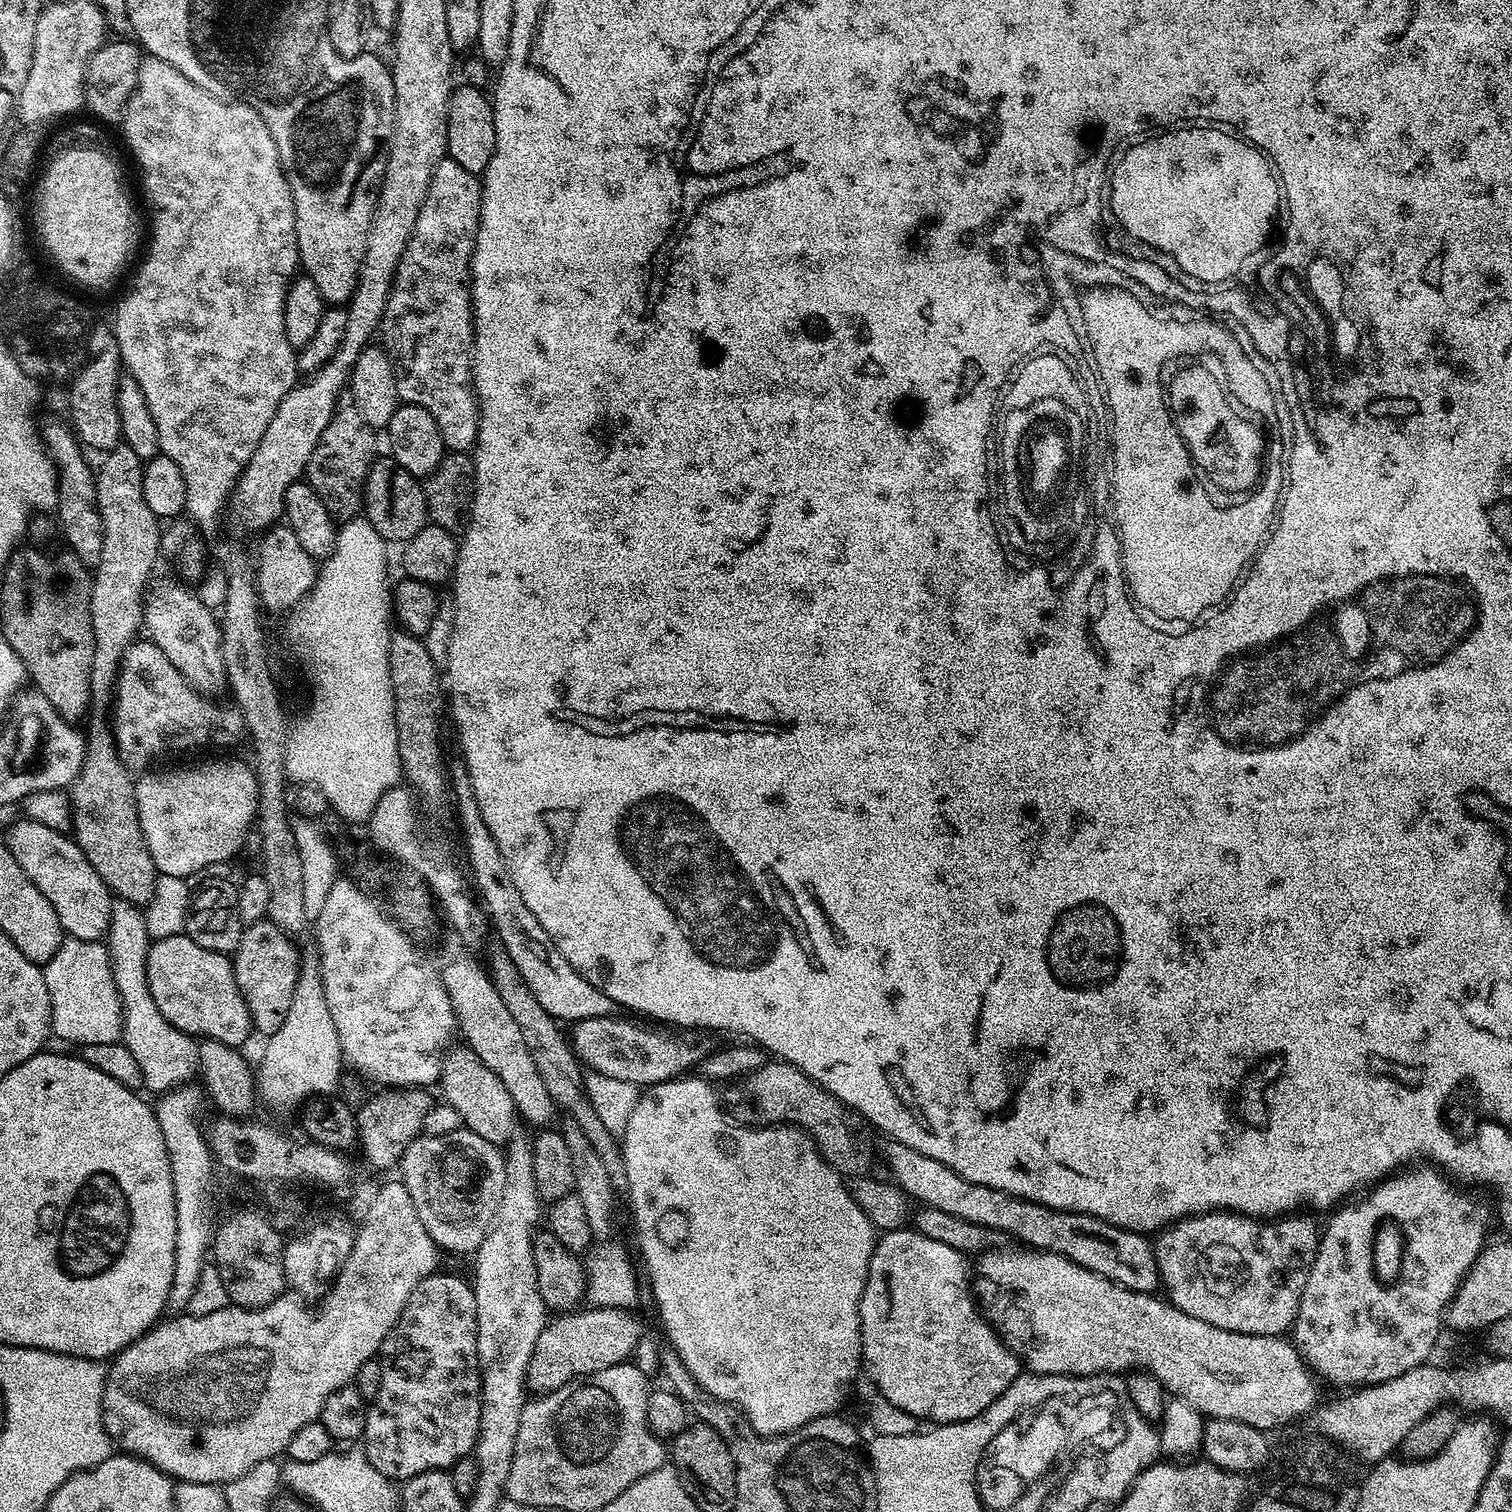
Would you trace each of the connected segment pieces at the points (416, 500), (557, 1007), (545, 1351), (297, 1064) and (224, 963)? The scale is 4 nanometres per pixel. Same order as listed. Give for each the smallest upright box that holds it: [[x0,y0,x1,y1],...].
[[362,454,429,546],[448,762,618,1022],[526,1307,641,1394],[254,942,342,1109],[146,934,253,1048]]

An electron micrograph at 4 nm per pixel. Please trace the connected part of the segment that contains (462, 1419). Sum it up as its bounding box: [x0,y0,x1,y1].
[362,1270,480,1482]

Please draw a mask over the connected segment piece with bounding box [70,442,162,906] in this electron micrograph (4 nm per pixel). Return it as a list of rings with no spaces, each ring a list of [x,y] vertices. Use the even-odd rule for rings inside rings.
[[[123,442],[112,451],[103,453],[101,460],[104,461],[100,468],[98,464],[95,474],[98,514],[102,514],[102,558],[95,566],[90,594],[90,622],[96,643],[90,670],[90,704],[95,711],[87,721],[82,770],[70,789],[70,828],[76,845],[84,851],[90,866],[98,870],[108,889],[130,904],[146,906],[154,894],[158,873],[138,822],[136,780],[122,762],[112,725],[105,713],[114,704],[122,658],[142,632],[144,593],[153,579],[156,559],[162,556],[162,524],[154,510],[146,506],[146,498],[142,494],[145,461],[140,460],[138,454],[134,454],[134,450]]]

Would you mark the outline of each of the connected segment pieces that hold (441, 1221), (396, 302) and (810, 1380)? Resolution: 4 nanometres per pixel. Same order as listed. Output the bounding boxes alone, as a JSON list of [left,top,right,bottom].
[[398,1130,506,1253],[383,159,480,453],[622,1074,878,1438]]

